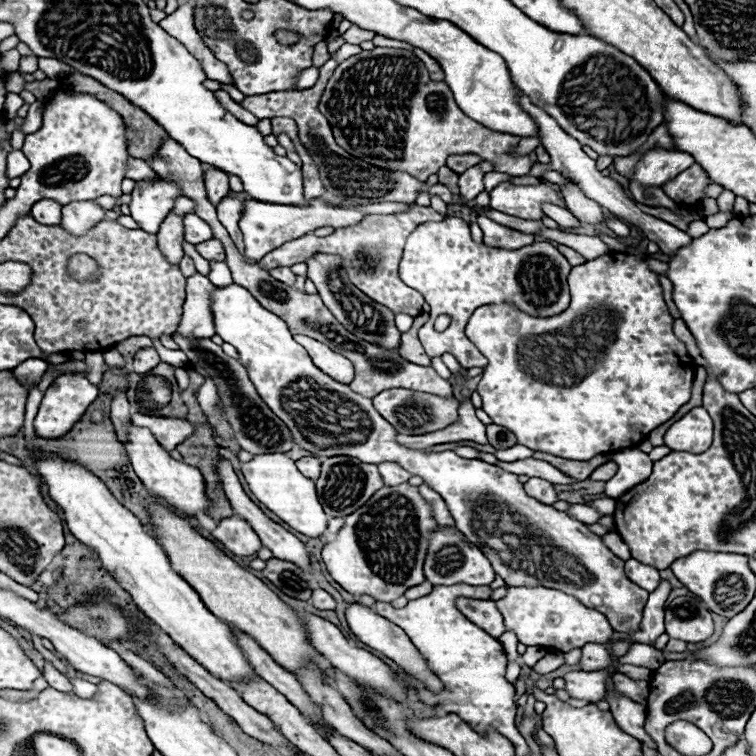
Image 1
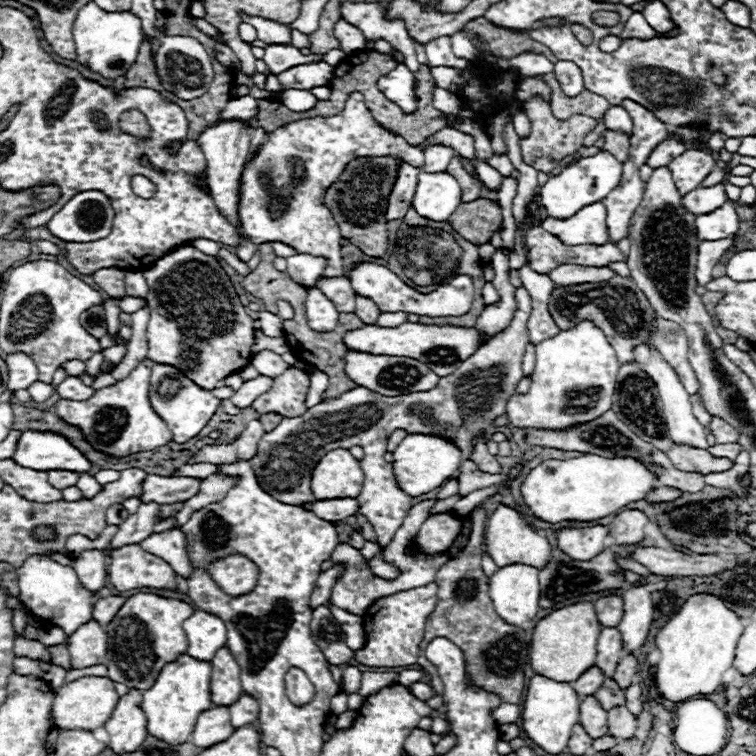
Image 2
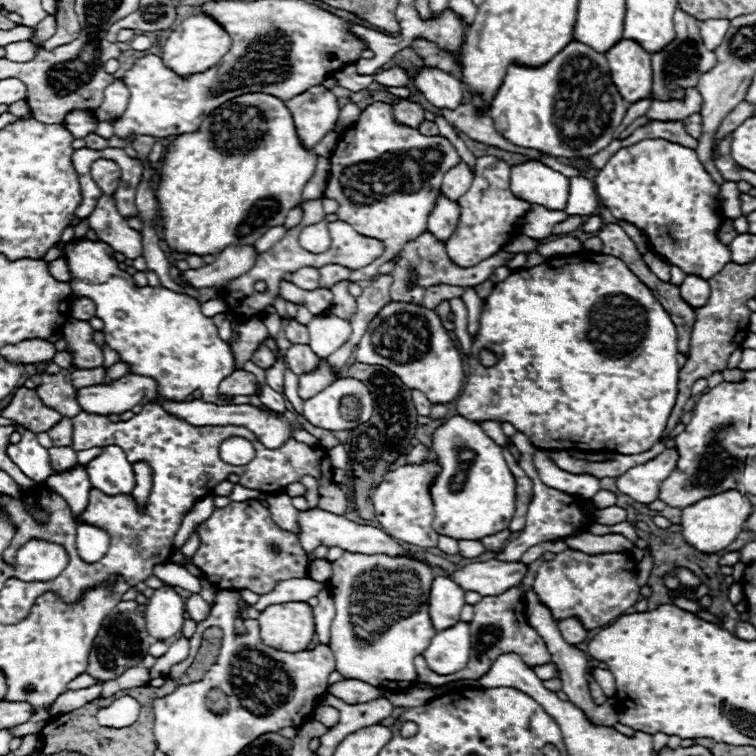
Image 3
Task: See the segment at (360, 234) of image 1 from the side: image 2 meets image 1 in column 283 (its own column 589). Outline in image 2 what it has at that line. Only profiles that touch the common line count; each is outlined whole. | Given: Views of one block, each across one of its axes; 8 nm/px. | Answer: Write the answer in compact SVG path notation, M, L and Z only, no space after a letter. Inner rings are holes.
M540 226L532 228L526 236L528 264L538 274L550 274L562 264L580 264L580 266L608 266L610 262L624 262L624 254L614 246L566 246L554 234L542 230Z

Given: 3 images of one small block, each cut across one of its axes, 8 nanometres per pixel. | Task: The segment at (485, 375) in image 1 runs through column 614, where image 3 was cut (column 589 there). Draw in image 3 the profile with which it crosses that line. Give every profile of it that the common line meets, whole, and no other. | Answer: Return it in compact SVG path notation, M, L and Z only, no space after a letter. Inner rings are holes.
M574 254L574 256L562 256L562 258L548 258L544 264L512 272L506 280L494 284L492 294L484 300L484 310L480 316L480 332L472 342L472 356L468 358L468 382L456 400L456 410L466 420L478 422L478 420L496 420L496 422L510 422L514 428L530 438L530 442L536 448L548 448L548 450L584 450L584 452L618 452L618 454L640 454L642 450L650 450L650 446L662 436L666 420L670 416L670 410L674 408L676 396L678 396L678 372L680 366L676 366L676 348L678 334L676 326L658 302L654 298L652 290L634 274L630 268L614 256L606 254ZM490 350L498 356L498 364L492 368L486 368L480 364L480 352Z

